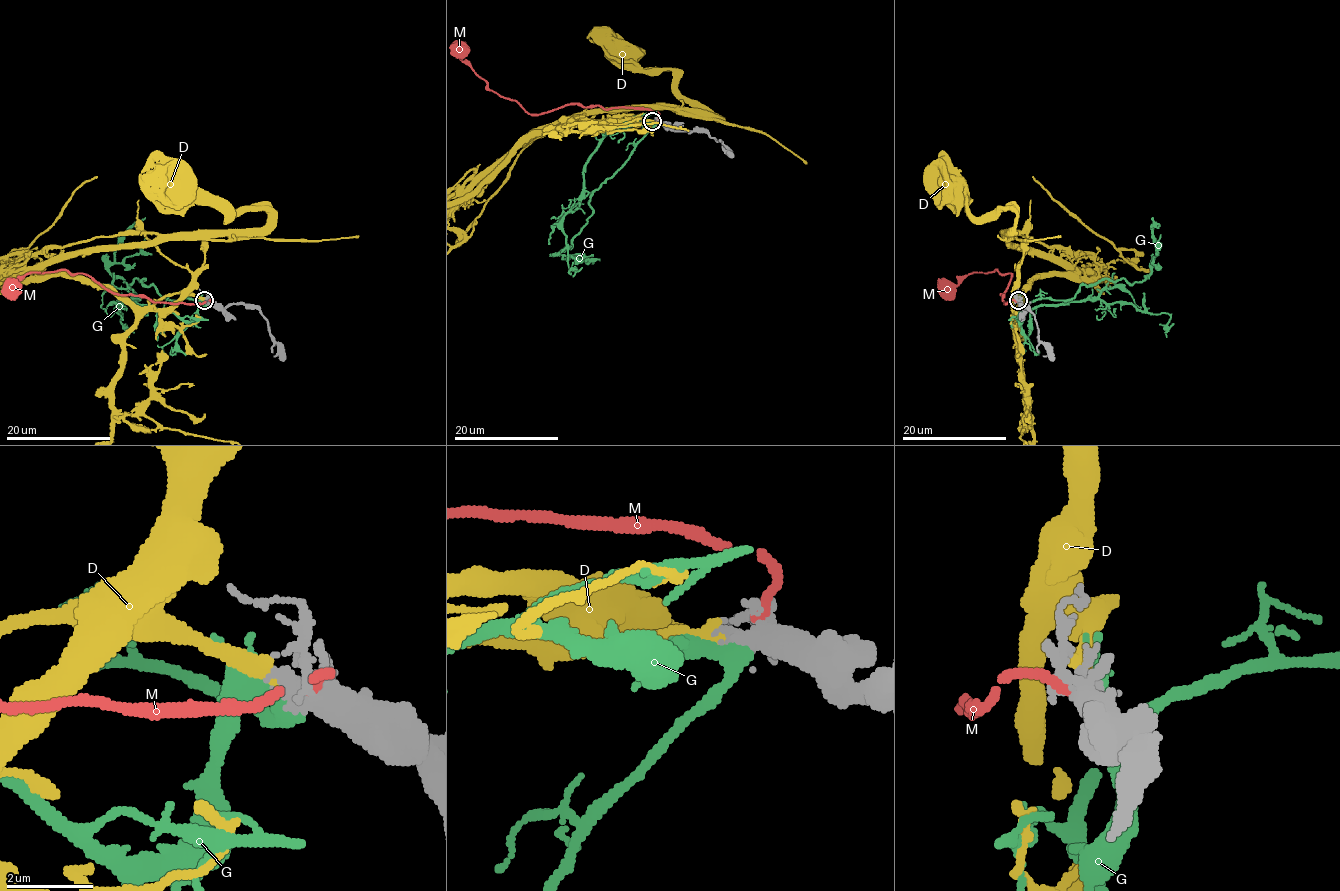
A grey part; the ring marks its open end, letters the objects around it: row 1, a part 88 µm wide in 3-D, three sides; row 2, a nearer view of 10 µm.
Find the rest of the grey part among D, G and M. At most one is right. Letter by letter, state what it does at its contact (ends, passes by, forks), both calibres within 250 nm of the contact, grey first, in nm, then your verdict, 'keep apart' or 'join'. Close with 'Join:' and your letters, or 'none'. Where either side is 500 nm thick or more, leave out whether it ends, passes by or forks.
D: 500 nm thick on the grey side, 360 nm on the other; join
G: it forks there; 400 nm thick on the grey side, 320 nm on the other; keep apart
M: it ends there; 400 nm thick on the grey side, 280 nm on the other; keep apart
Join: D

